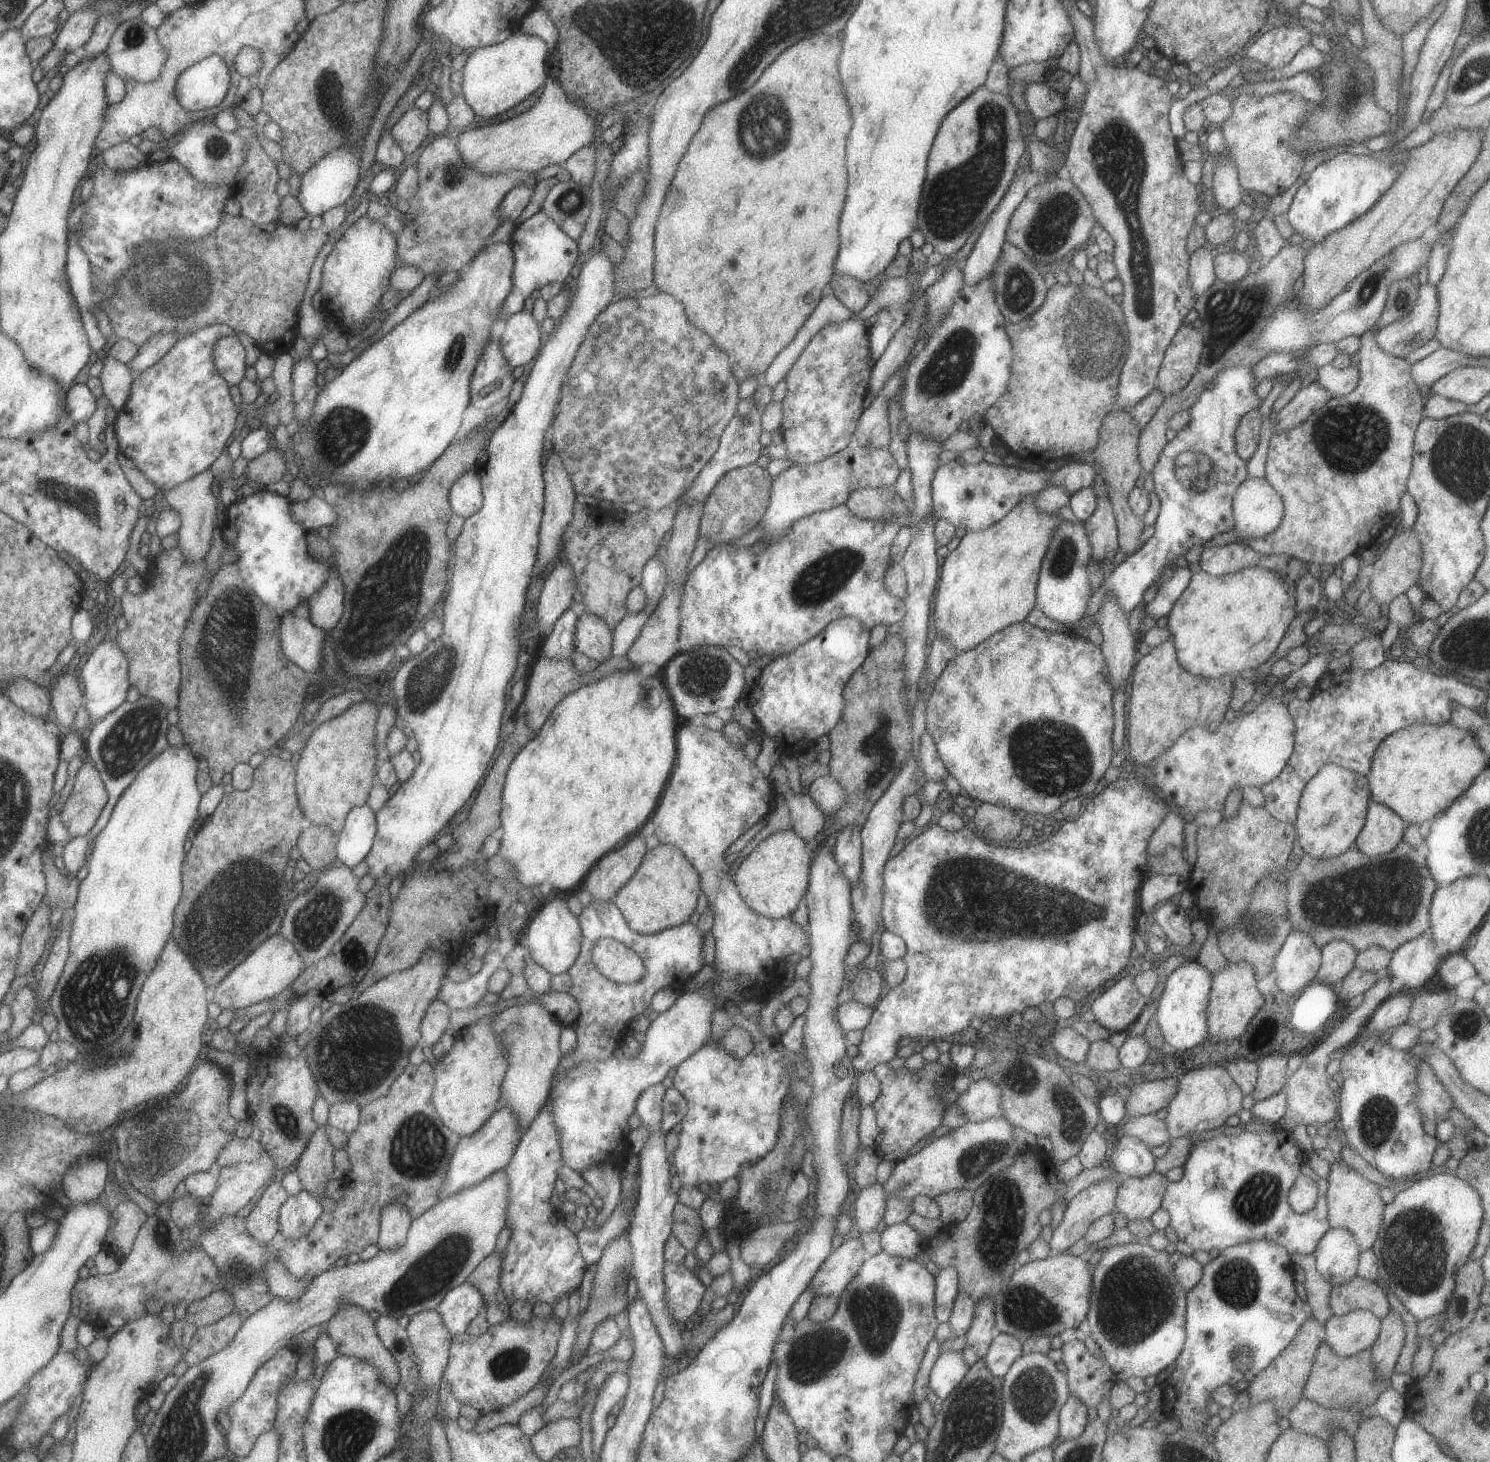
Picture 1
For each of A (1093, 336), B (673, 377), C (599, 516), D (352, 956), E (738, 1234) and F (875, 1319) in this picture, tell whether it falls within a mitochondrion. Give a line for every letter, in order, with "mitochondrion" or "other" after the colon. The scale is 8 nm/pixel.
A: mitochondrion
B: mitochondrion
C: other
D: mitochondrion
E: other
F: mitochondrion

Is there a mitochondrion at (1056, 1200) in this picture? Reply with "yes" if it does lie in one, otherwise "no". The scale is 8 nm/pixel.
no

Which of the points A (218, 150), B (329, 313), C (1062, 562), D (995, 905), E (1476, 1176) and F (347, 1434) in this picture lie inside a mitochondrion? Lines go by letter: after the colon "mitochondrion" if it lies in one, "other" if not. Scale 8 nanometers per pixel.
A: mitochondrion
B: other
C: mitochondrion
D: mitochondrion
E: other
F: mitochondrion

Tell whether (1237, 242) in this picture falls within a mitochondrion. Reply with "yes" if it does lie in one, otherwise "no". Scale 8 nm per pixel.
no

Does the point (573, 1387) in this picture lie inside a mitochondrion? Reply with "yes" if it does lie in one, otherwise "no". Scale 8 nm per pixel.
no

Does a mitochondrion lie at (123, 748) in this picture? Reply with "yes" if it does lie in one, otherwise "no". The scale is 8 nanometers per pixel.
yes

